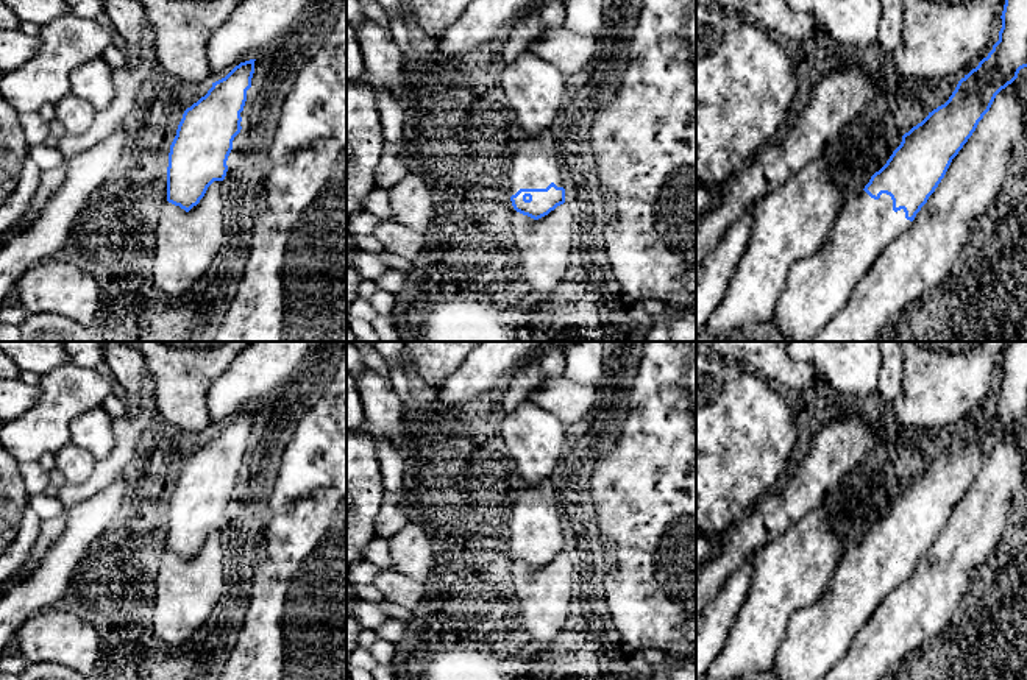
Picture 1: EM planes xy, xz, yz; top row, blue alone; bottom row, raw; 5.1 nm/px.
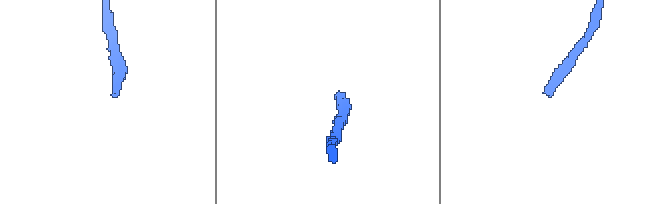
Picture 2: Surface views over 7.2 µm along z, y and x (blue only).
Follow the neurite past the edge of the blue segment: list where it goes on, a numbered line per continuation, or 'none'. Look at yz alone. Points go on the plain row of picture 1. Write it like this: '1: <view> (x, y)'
1: yz (818, 635)

